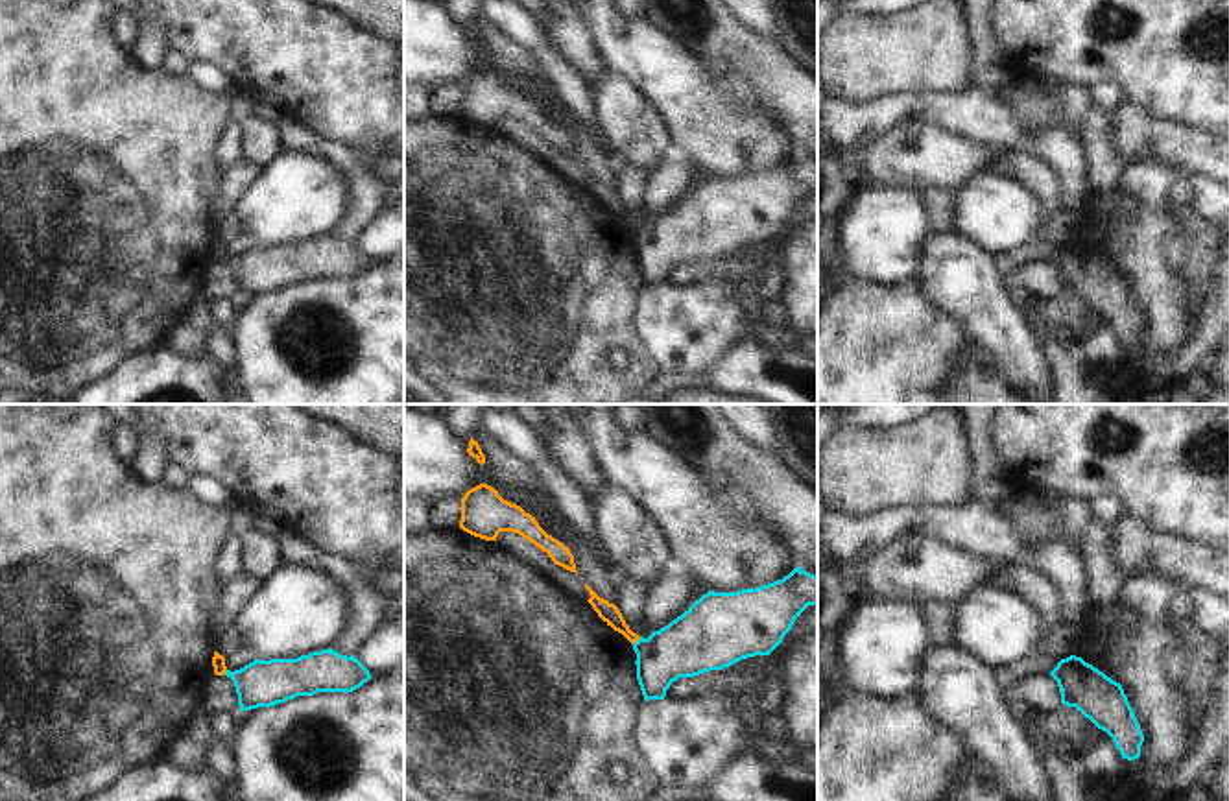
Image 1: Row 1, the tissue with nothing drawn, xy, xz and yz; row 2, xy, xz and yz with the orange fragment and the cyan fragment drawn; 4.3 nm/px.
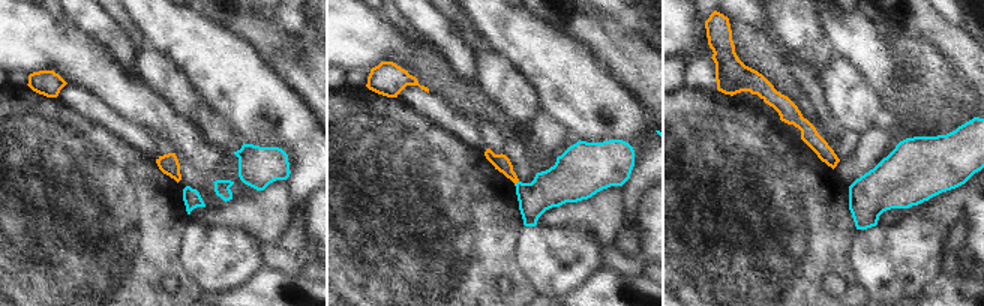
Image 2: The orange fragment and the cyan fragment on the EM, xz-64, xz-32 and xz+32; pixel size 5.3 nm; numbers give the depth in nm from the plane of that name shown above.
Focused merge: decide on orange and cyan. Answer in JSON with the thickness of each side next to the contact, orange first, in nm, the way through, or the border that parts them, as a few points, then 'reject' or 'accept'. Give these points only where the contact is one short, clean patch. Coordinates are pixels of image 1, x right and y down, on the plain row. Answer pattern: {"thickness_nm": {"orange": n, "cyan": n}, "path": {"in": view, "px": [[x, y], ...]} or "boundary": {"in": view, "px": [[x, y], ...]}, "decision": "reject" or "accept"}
{"thickness_nm": {"orange": 90, "cyan": 280}, "boundary": {"in": "xz", "px": [[641, 224], [633, 231]]}, "decision": "reject"}

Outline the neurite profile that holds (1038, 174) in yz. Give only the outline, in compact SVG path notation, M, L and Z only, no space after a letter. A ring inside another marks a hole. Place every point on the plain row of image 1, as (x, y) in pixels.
M1009 153L993 161L989 172L1026 183L1041 197L1046 218L1061 209L1059 175L1046 161L1030 153Z

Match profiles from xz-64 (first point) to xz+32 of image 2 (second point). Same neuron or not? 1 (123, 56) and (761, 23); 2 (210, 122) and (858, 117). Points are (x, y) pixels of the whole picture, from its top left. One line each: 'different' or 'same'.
1: same
2: different

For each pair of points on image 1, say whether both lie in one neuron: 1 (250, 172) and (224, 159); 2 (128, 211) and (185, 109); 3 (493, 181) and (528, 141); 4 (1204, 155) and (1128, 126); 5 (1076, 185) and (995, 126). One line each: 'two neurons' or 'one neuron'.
1: two neurons
2: one neuron
3: two neurons
4: one neuron
5: one neuron

